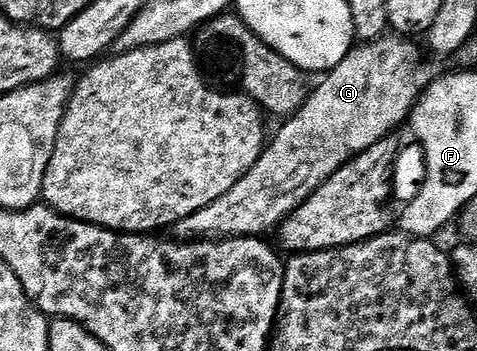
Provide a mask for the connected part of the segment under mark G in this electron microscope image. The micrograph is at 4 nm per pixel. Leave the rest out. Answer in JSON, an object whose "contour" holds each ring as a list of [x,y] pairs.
{"contour":[[[406,38],[390,40],[368,40],[359,43],[350,49],[350,53],[331,72],[325,73],[318,85],[313,85],[312,91],[307,95],[304,106],[295,116],[283,119],[278,133],[273,133],[272,139],[263,148],[256,166],[228,190],[216,202],[196,210],[196,214],[188,214],[180,222],[172,225],[173,239],[189,242],[196,239],[221,240],[223,238],[237,238],[240,236],[261,237],[262,232],[277,229],[286,217],[293,214],[309,196],[336,170],[340,170],[348,161],[358,153],[376,146],[384,137],[395,131],[397,124],[407,123],[410,111],[418,102],[422,91],[418,89],[419,63],[423,57],[418,48]]]}

